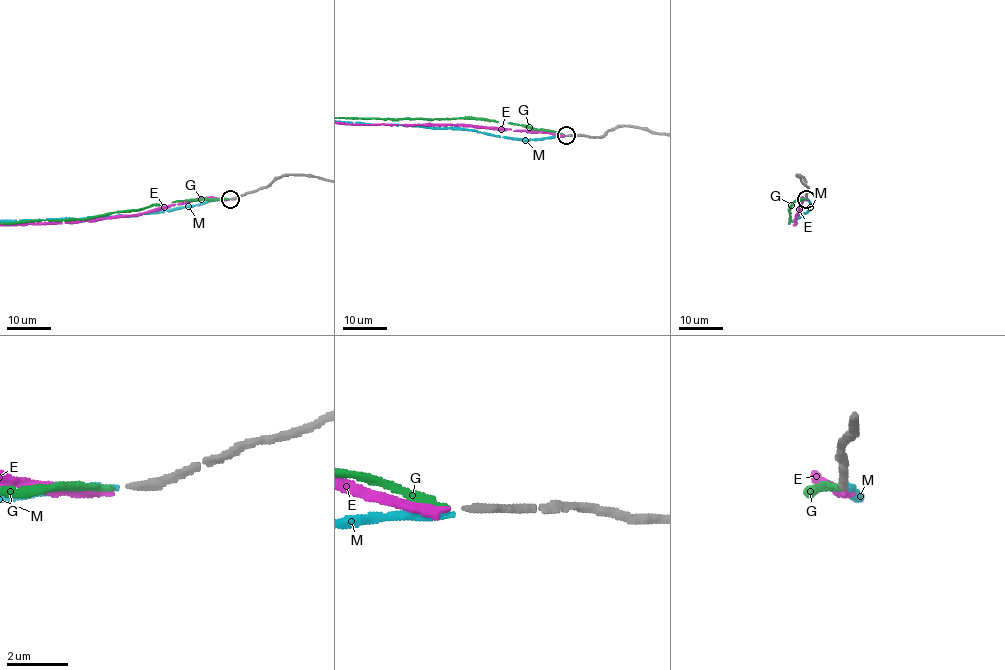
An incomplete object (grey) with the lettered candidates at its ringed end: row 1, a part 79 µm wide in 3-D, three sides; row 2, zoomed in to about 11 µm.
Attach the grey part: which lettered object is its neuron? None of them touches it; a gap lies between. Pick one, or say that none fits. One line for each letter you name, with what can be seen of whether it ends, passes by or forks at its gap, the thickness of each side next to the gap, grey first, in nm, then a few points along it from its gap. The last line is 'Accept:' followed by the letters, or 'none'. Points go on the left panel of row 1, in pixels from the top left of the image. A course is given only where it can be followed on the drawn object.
G: it ends | 240/180 nm
Accept: G

